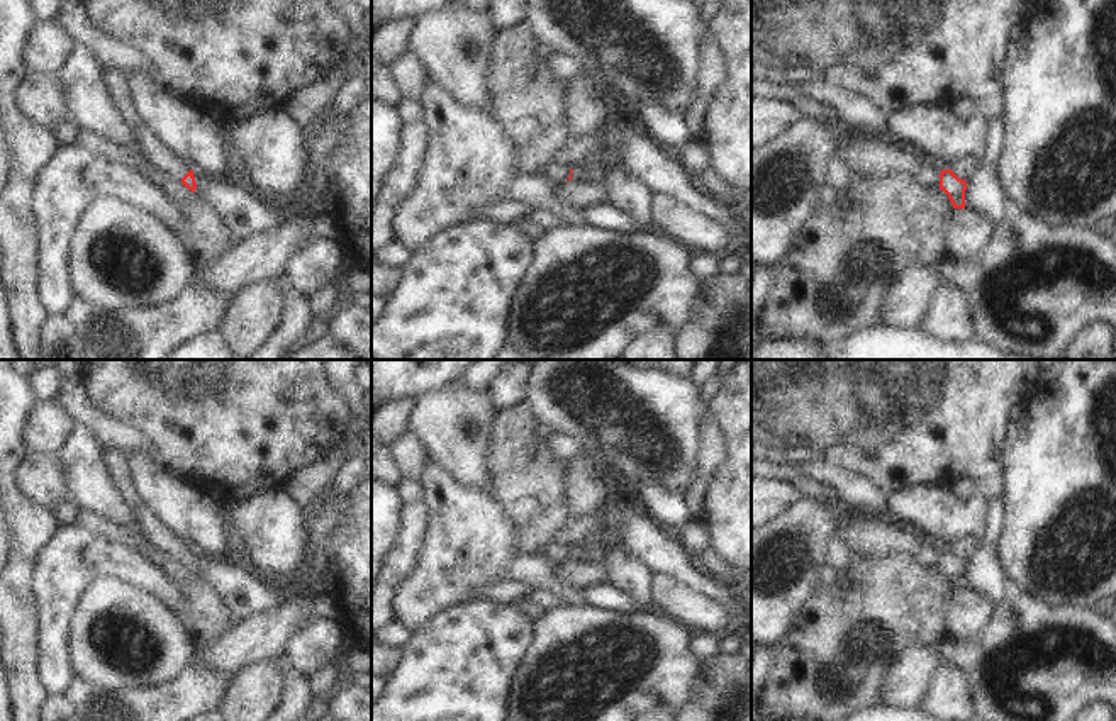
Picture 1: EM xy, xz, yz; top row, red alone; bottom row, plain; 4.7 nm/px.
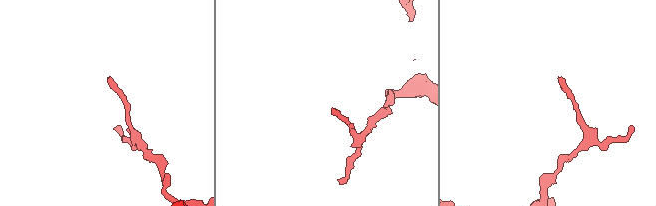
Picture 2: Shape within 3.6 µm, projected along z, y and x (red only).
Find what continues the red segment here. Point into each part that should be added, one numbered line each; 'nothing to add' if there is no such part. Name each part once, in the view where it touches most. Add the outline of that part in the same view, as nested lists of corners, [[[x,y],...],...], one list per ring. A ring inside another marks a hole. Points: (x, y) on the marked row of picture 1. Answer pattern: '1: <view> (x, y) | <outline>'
1: xz (557, 173) | [[[558,161],[546,165],[539,173],[541,178],[551,182],[553,185],[560,185],[568,180],[570,170]]]

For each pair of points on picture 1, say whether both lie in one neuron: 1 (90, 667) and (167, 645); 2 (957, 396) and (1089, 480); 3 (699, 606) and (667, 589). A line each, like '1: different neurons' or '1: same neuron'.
1: same neuron
2: different neurons
3: same neuron

